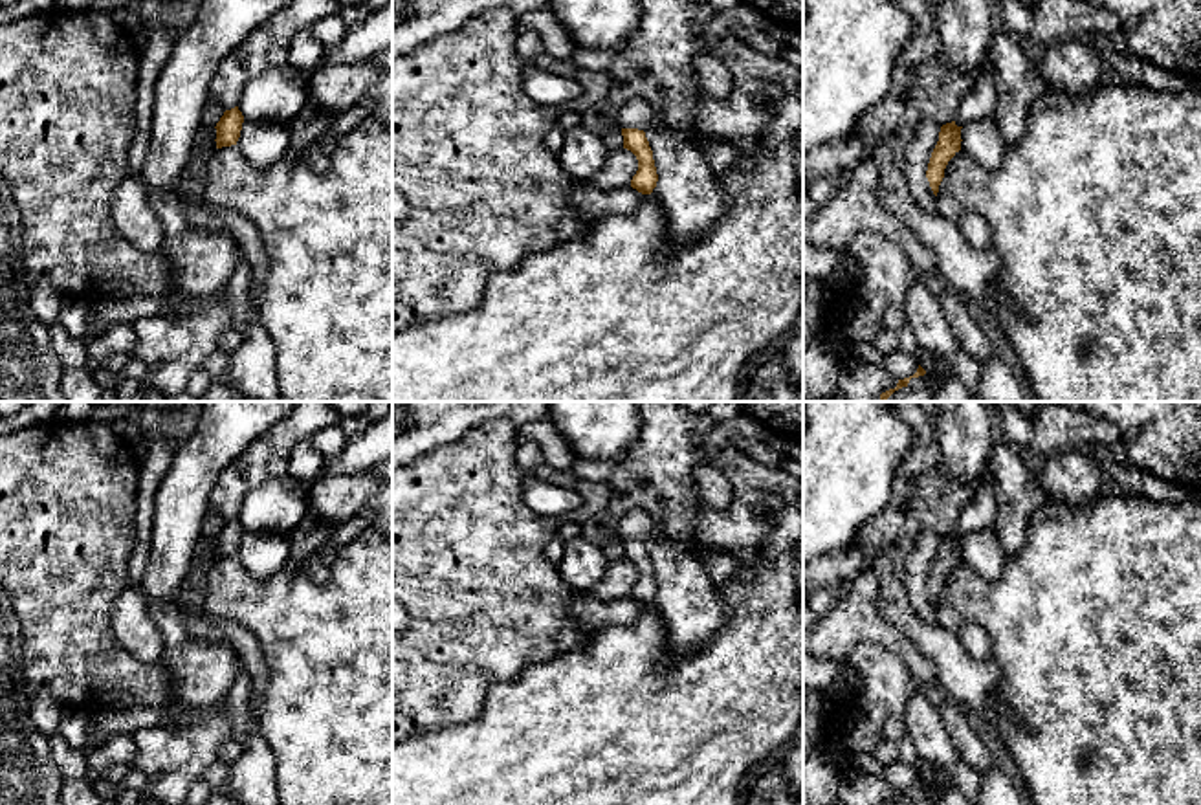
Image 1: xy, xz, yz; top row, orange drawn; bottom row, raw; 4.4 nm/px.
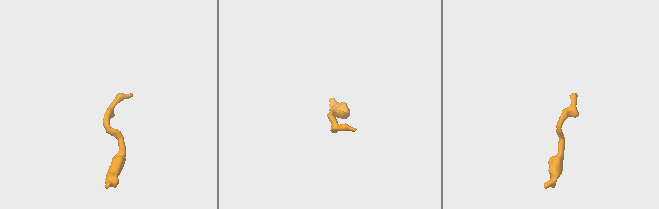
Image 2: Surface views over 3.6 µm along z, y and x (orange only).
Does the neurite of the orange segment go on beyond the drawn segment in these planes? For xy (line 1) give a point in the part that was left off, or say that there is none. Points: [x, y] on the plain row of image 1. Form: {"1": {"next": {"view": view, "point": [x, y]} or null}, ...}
{"1": {"next": null}}

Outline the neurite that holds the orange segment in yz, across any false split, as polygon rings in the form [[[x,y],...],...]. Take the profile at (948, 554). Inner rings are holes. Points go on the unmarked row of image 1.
[[[955,532],[941,537],[939,552],[931,563],[926,581],[926,589],[935,607],[944,589],[944,579],[948,572],[961,561],[961,539],[963,537],[957,537]]]

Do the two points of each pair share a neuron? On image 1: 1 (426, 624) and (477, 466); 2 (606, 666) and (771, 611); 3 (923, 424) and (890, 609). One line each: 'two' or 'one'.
1: one
2: one
3: one

